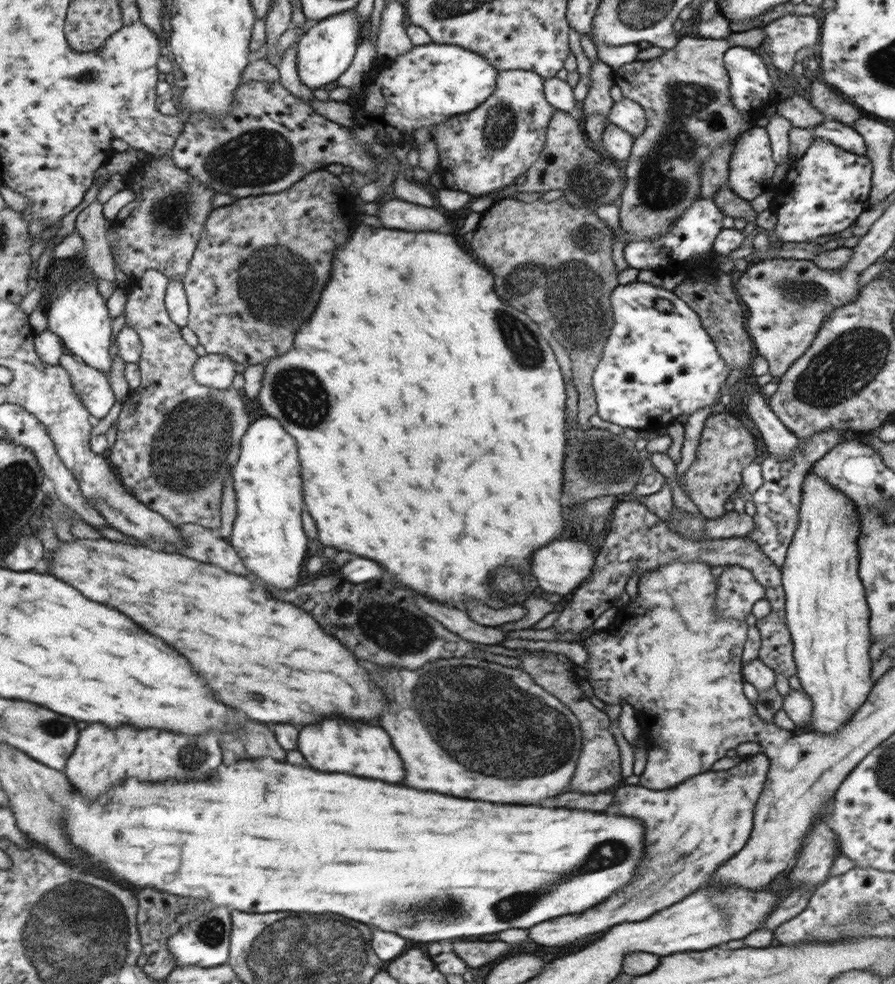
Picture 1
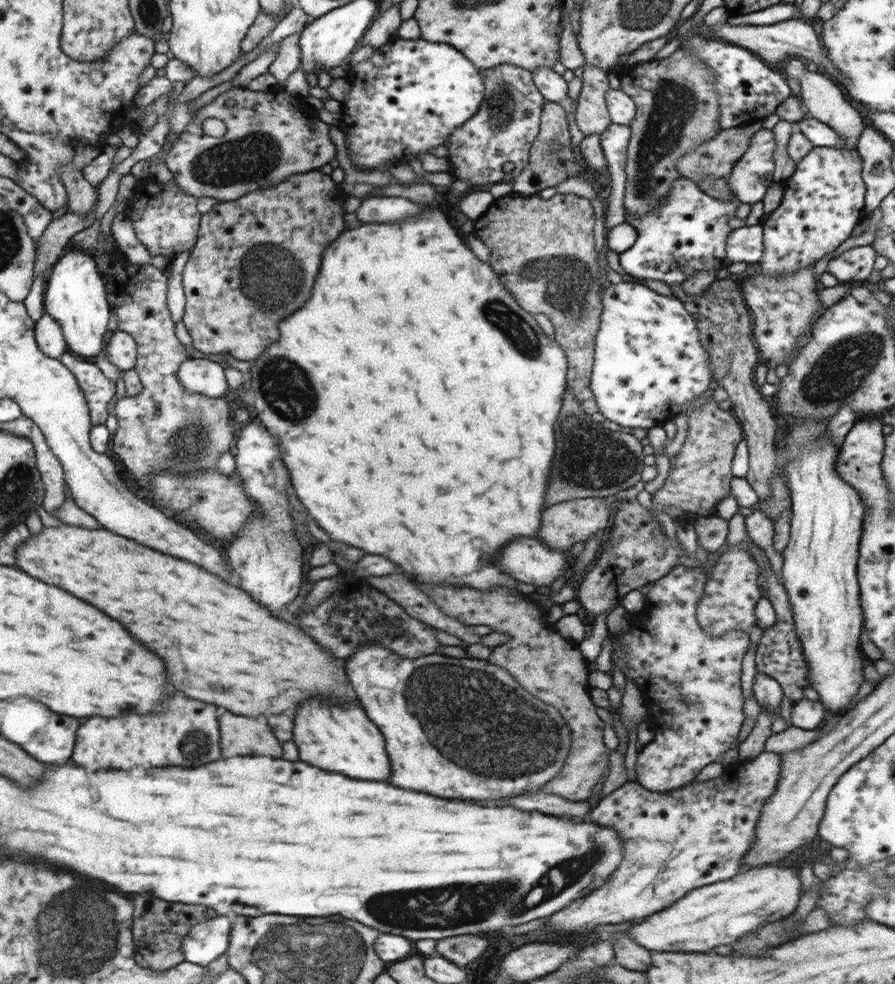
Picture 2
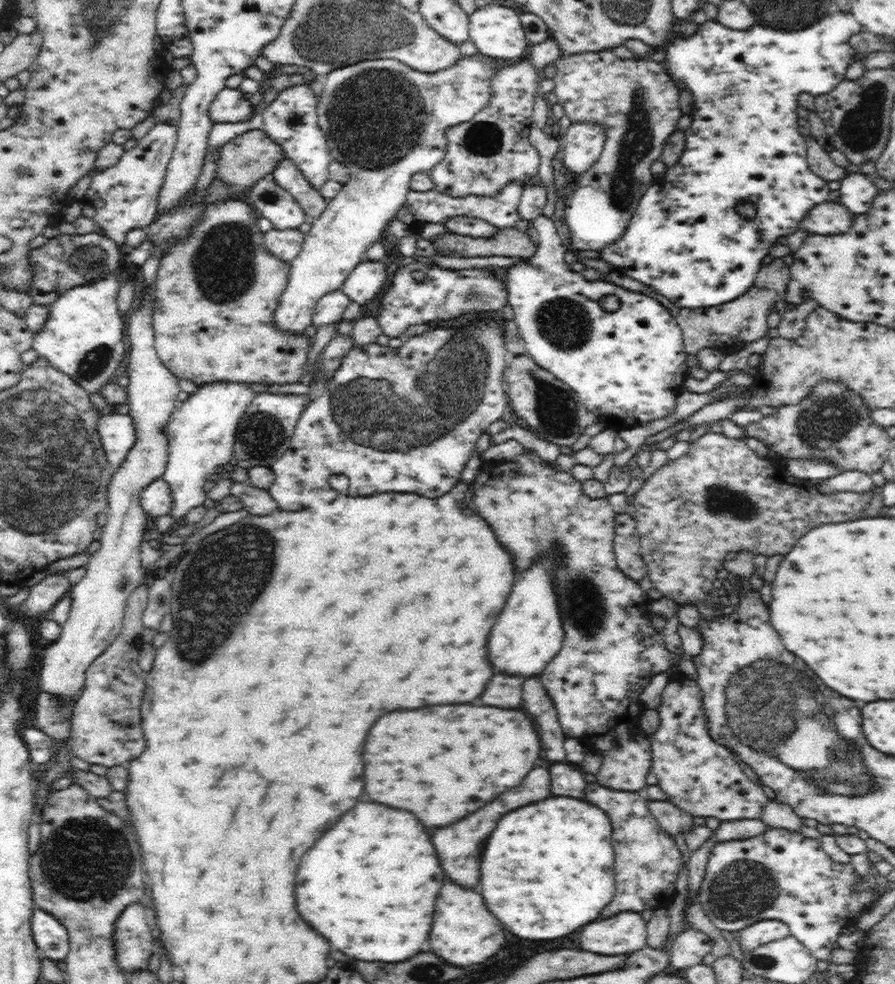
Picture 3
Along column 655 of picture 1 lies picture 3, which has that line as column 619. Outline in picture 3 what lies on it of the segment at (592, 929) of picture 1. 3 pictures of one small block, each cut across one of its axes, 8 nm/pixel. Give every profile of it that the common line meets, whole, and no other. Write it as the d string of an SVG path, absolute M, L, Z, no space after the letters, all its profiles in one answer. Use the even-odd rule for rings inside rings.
M593 779L586 788L586 800L604 810L610 817L613 828L612 840L614 842L612 842L612 846L614 846L616 852L616 866L614 866L614 870L616 870L616 896L614 896L612 904L608 904L608 908L604 908L602 916L610 918L618 912L640 913L647 909L652 911L668 909L677 892L676 880L678 880L678 872L680 872L680 865L682 864L682 852L678 850L675 838L668 835L668 832L654 819L646 798L642 798L638 792L606 788Z

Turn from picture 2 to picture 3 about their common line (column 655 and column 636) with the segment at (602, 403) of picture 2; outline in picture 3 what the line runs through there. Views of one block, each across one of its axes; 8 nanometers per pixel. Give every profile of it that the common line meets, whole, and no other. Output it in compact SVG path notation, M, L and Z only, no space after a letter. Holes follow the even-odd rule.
M540 215L535 221L534 226L537 229L539 235L539 244L536 248L536 254L531 259L524 258L514 266L504 270L502 275L504 277L504 283L508 290L508 303L514 310L515 319L514 322L518 326L520 337L524 341L525 355L530 356L538 366L542 369L551 372L556 378L562 379L576 394L576 397L589 411L597 414L600 422L605 424L606 428L611 428L616 432L622 430L628 430L638 426L644 426L648 422L654 422L654 420L660 420L670 416L676 410L676 398L679 394L684 392L682 384L688 376L688 354L684 346L684 337L682 330L678 327L675 320L675 312L672 312L668 308L665 308L660 302L657 302L654 297L648 296L643 292L632 292L626 288L622 288L614 284L613 282L594 280L589 282L580 273L578 266L572 266L564 261L564 254L566 254L566 247L563 244L562 238L557 233L553 219ZM604 296L616 296L620 300L620 310L609 314L602 310L600 302Z

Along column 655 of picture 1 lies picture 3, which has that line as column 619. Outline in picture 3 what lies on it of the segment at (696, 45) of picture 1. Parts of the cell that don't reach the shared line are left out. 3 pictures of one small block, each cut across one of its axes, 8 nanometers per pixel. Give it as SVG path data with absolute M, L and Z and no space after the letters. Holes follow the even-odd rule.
M611 50L583 52L559 58L556 62L554 93L572 123L596 123L606 131L606 142L600 161L594 163L574 181L574 191L565 204L564 218L569 228L569 248L599 251L622 238L632 214L636 212L640 198L655 180L650 166L660 159L664 142L676 131L682 110L677 88L661 63L645 59L621 59Z

